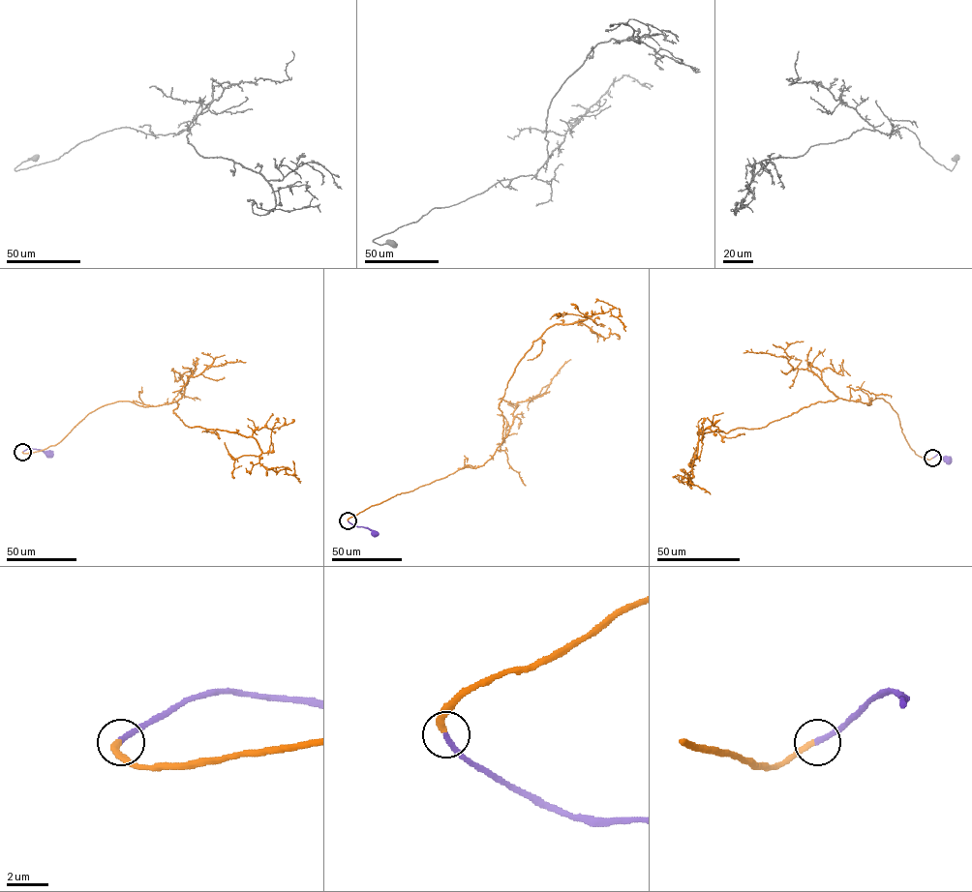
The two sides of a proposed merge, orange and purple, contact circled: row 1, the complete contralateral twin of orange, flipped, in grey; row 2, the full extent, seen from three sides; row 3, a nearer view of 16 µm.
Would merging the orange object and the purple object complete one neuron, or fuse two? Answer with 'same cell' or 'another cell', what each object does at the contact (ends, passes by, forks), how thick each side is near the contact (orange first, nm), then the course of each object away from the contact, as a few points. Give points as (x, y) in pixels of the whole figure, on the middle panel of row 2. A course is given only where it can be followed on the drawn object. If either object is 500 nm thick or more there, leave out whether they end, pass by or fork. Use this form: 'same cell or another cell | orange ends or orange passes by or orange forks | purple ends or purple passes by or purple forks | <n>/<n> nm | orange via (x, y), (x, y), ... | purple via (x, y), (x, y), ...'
same cell | orange ends | purple ends | 300/280 nm | orange via (348, 520), (482, 465), (502, 440), (500, 402), (532, 342), (585, 315), (617, 317), (618, 308) | purple via (348, 520), (374, 533)

